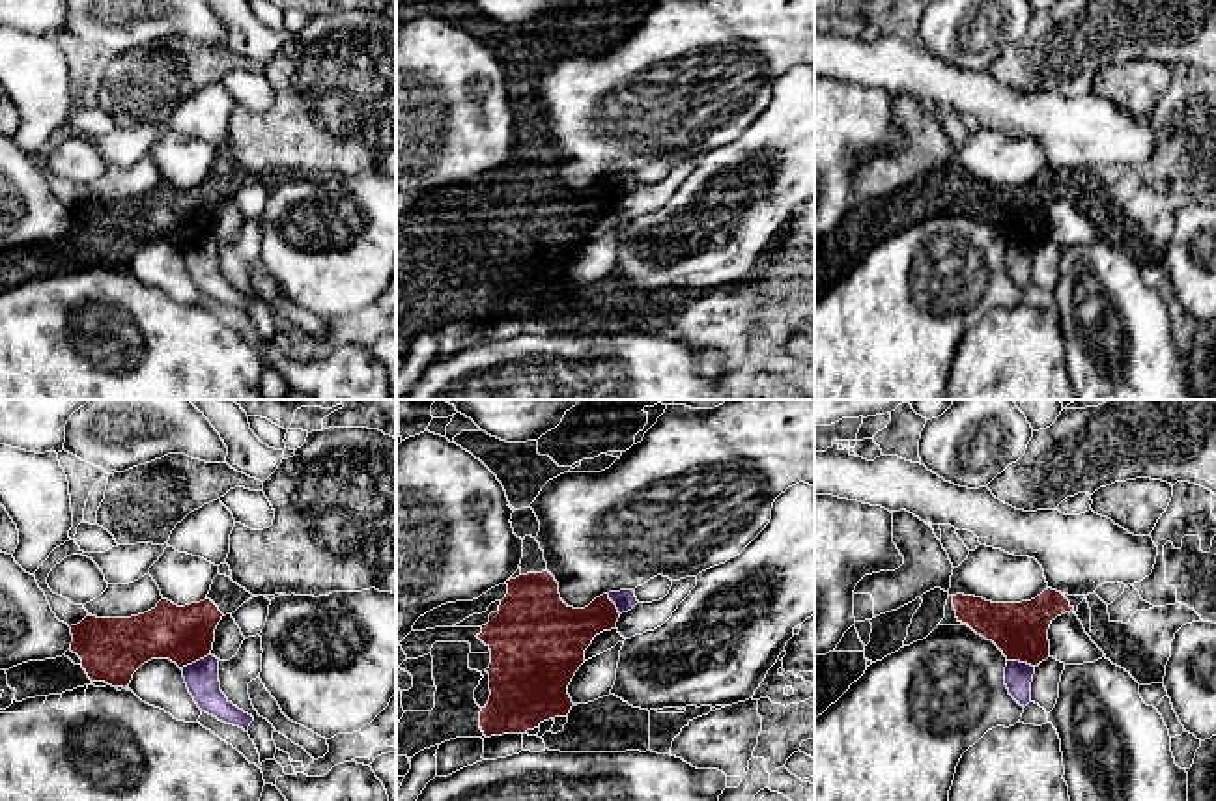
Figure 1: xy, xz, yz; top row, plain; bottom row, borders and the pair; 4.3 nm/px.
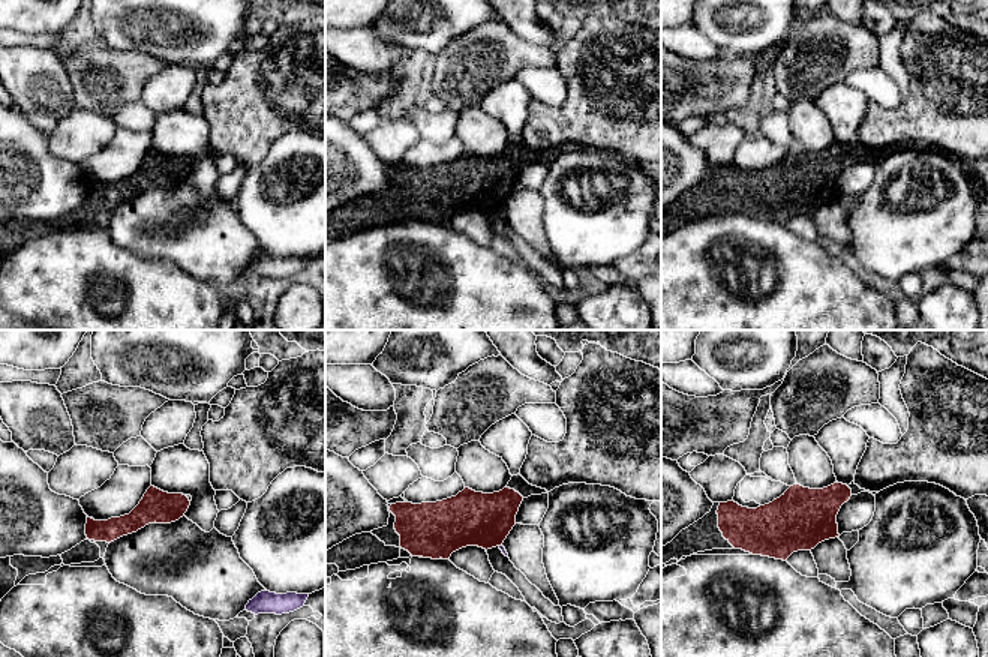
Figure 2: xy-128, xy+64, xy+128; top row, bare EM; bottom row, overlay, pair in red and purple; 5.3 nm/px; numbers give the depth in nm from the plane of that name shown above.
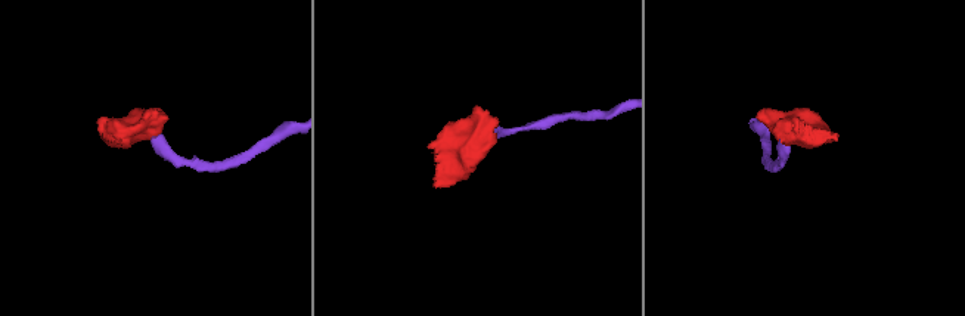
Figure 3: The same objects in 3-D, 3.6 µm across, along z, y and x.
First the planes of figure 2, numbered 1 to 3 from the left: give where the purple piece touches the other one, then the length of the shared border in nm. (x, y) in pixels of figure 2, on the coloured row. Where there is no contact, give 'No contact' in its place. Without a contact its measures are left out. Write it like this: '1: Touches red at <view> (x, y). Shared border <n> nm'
1: No contact
2: No contact
3: No contact

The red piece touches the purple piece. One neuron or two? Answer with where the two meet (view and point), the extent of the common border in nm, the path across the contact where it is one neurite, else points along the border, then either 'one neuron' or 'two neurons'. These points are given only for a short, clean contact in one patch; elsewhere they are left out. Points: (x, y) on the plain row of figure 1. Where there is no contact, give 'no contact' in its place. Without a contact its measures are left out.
contact xy (195, 243); length 140 nm; border xy (210, 236), (182, 251); two neurons

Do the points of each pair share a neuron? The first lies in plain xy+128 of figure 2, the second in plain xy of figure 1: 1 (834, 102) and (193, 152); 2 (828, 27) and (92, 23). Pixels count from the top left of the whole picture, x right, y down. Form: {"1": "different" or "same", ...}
{"1": "different", "2": "different"}

